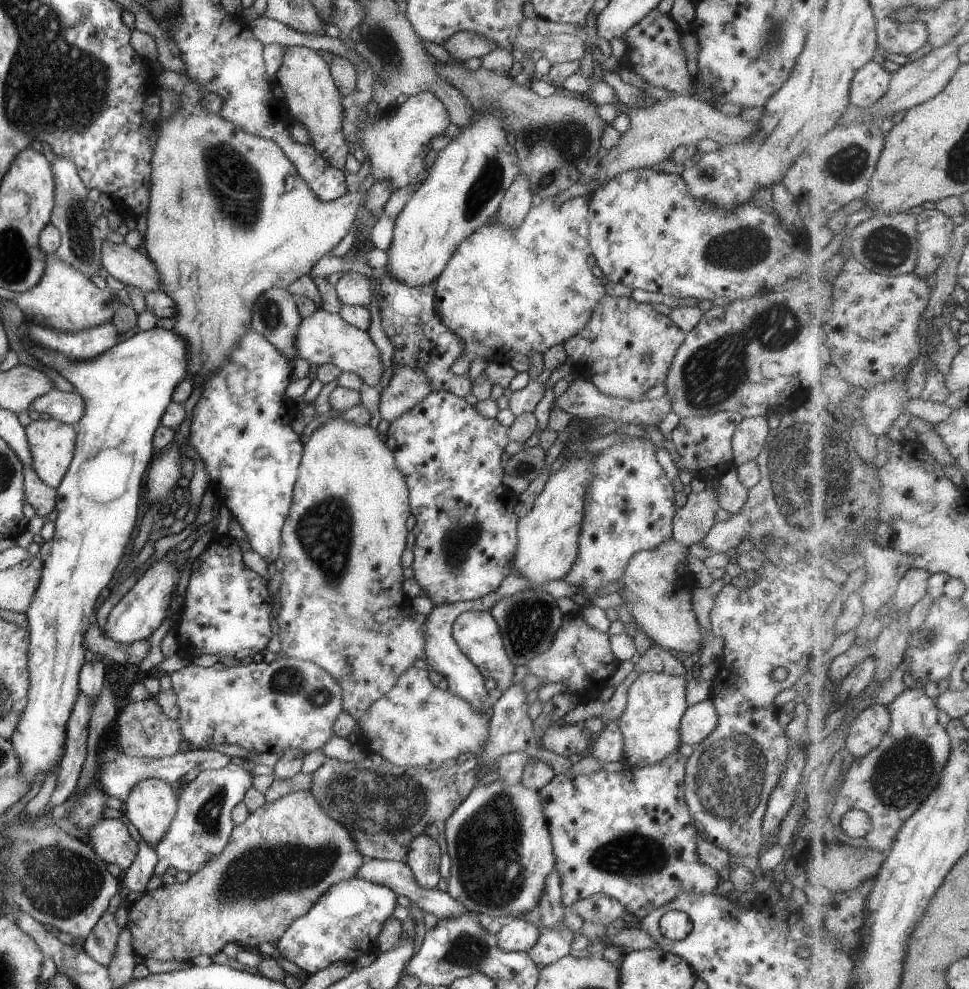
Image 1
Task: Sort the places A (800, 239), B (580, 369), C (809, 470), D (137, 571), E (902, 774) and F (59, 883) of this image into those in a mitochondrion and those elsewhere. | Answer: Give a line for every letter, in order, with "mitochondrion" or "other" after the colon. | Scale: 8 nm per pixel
A: other
B: other
C: mitochondrion
D: other
E: mitochondrion
F: mitochondrion

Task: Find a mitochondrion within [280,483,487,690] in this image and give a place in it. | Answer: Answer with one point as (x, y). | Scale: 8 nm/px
(324, 530)

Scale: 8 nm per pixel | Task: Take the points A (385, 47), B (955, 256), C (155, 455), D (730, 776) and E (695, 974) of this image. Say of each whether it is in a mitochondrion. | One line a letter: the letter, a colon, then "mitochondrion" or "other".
A: mitochondrion
B: other
C: other
D: mitochondrion
E: other

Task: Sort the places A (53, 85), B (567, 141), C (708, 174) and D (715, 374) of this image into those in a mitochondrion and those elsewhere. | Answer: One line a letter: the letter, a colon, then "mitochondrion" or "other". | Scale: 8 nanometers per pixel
A: mitochondrion
B: mitochondrion
C: mitochondrion
D: mitochondrion

